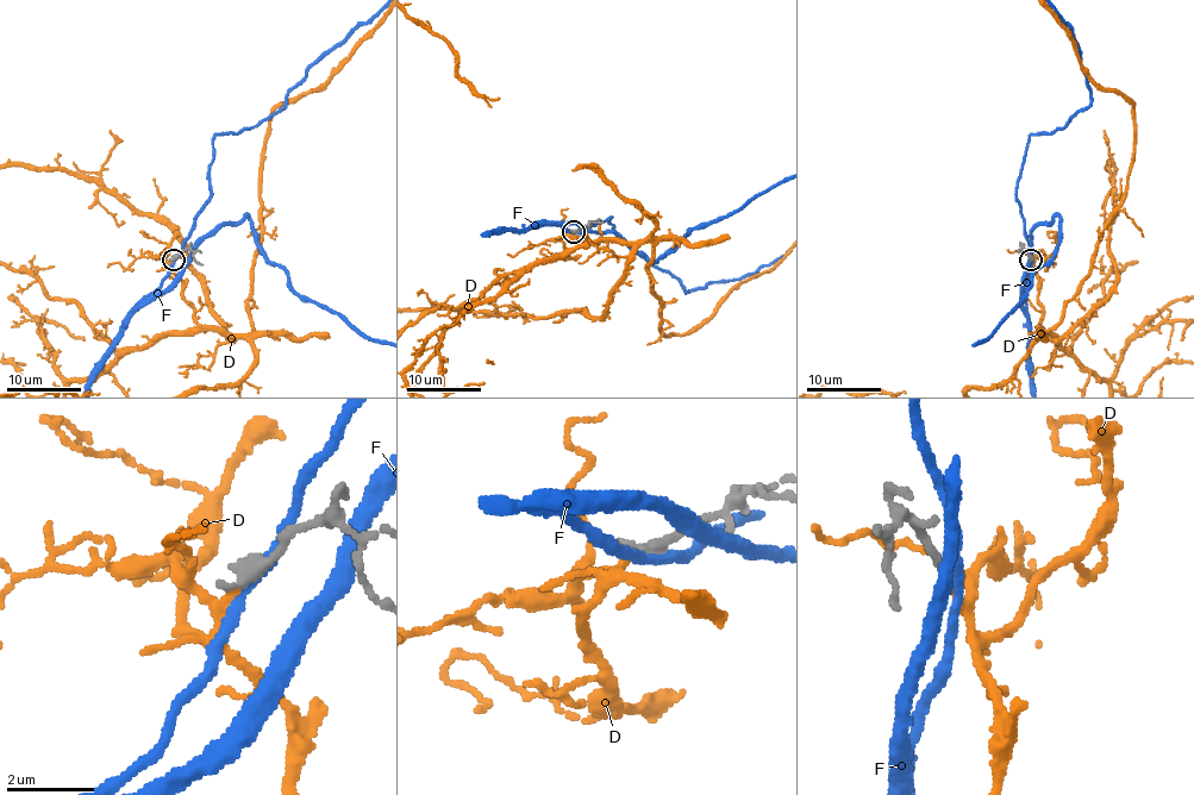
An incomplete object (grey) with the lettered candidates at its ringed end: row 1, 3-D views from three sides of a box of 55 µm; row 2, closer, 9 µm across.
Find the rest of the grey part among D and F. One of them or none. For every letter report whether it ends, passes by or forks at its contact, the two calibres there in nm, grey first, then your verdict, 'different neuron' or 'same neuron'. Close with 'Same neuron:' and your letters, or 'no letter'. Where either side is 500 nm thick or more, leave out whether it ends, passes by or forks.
D: it passes by | 400/150 nm | same neuron
F: it passes by | 400/240 nm | different neuron
Same neuron: D

